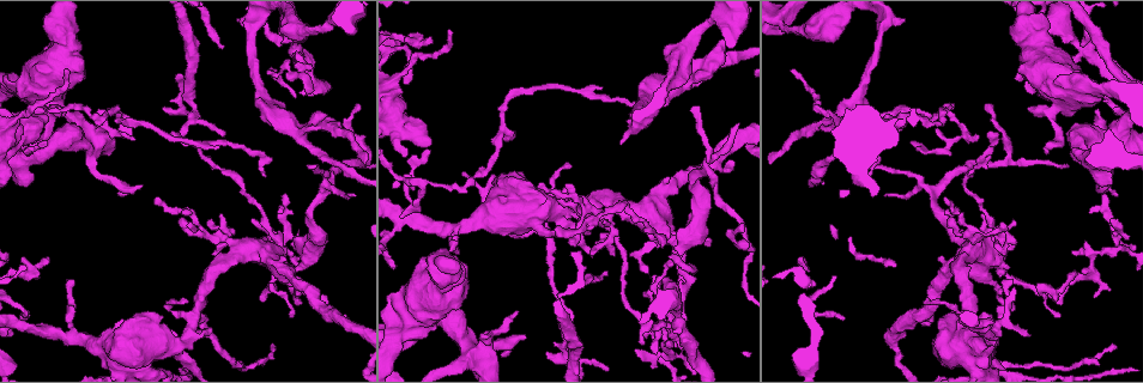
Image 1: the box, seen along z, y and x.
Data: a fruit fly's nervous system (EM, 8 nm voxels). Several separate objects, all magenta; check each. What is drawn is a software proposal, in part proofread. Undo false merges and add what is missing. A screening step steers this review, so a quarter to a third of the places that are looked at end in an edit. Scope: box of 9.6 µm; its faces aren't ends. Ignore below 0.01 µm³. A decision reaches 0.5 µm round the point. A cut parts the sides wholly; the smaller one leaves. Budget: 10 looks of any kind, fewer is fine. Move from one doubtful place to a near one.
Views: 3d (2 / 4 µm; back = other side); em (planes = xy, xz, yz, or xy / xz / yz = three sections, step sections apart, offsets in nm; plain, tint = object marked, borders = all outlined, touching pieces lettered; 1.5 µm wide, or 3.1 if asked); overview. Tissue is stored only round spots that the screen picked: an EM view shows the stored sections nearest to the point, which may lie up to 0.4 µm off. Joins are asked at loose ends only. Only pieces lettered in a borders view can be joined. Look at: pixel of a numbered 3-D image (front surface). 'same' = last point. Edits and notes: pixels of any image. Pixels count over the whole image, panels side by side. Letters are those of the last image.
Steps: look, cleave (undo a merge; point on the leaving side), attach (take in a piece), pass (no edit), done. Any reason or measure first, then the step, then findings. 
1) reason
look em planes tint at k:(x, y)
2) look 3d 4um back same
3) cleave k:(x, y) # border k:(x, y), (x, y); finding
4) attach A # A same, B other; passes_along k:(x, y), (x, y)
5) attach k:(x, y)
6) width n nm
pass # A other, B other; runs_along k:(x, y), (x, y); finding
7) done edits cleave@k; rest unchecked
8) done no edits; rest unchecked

branch stops here
look 3d 4um at 1:(142, 185)

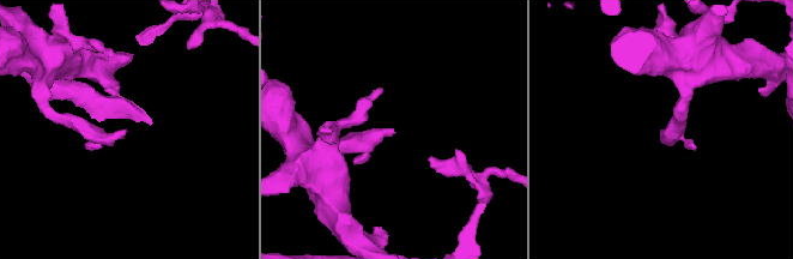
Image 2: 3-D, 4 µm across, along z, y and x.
shape alone is not enough
look em planes borders at 2:(661, 132)

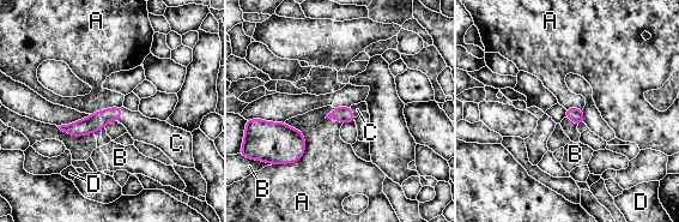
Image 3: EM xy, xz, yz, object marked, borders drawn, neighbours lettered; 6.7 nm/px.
attach C # A other, B other, C same, D other; the neuron continues

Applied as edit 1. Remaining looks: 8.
tapers out
look 3d 4um at 1:(1116, 347)

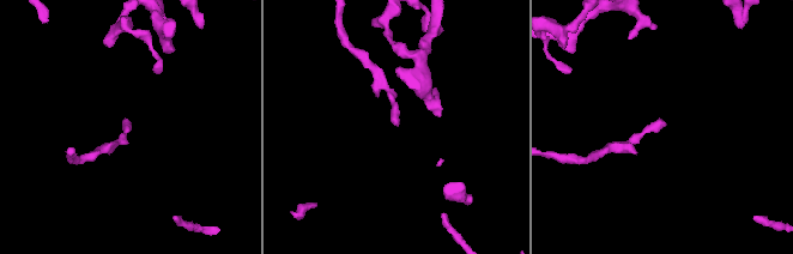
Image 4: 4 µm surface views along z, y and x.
look em planes borders at 4:(396, 123)

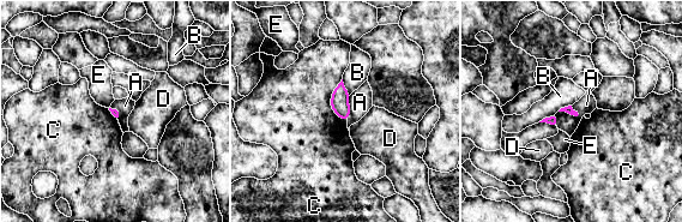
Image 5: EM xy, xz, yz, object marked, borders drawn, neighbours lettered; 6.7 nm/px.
pass # A other, B other, C other, D other, E other; border 5:(559, 110), (574, 115), (579, 114); no lettered piece goes on from it

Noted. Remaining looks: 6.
branch stops here
look em planes borders at 1:(661, 244)

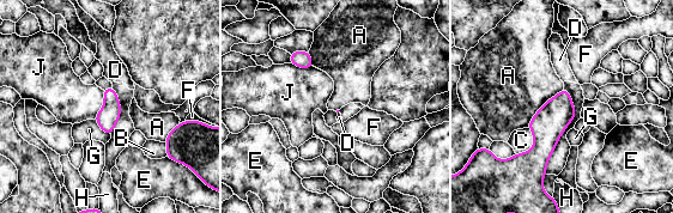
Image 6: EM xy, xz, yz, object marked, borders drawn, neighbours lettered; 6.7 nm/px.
pass # A other, B other, C other, D other, E other, F other, G other, H other, J other; border 6:(103, 90), (103, 107), (94, 119); none of them fits

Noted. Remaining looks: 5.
thick turns thin
look em 3.1um planes borders at 1:(704, 27)

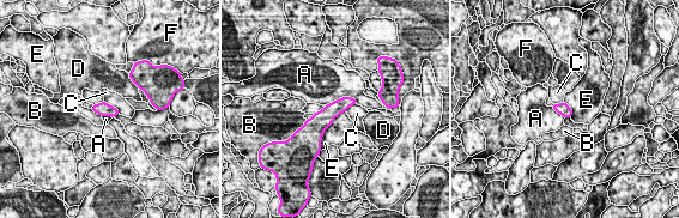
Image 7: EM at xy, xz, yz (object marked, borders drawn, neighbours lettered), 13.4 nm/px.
pass # A other, B other, C other, D other, E other, F other; border 7:(345, 110), (325, 129), (320, 149); all the same neuron

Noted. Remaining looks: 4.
done edits attach@3; rest unchecked

